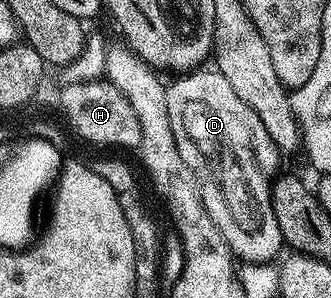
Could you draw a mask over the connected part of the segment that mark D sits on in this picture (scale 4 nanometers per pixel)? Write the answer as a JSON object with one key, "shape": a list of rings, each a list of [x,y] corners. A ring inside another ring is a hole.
{"shape":[[[193,70],[181,75],[166,87],[166,114],[170,114],[170,130],[174,130],[178,154],[182,154],[182,162],[186,162],[186,166],[190,166],[196,175],[202,202],[214,226],[218,226],[222,238],[226,238],[233,257],[252,264],[275,261],[284,239],[282,230],[278,230],[278,218],[274,218],[272,182],[282,154],[274,146],[270,134],[266,134],[266,126],[262,126],[258,114],[254,114],[254,110],[250,110],[238,94],[234,94],[234,86],[226,82],[223,74],[218,70],[204,71]]]}

